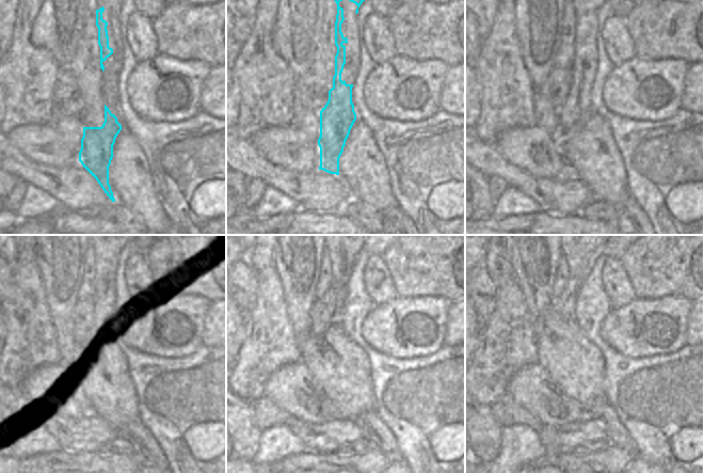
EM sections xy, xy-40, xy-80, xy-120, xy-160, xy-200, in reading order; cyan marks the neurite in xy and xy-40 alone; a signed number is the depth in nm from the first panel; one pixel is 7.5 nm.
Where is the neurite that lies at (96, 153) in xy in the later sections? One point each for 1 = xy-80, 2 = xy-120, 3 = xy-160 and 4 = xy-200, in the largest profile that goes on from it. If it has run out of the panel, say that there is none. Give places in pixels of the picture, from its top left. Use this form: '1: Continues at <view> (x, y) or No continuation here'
1: Continues at xy-80 (577, 108)
2: Continues at xy-120 (99, 334)
3: Continues at xy-160 (337, 256)
4: Continues at xy-200 (574, 256)

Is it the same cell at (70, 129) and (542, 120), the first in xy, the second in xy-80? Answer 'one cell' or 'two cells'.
one cell

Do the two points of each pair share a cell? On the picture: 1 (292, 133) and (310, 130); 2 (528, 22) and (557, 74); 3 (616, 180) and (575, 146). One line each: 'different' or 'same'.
1: different
2: different
3: same

